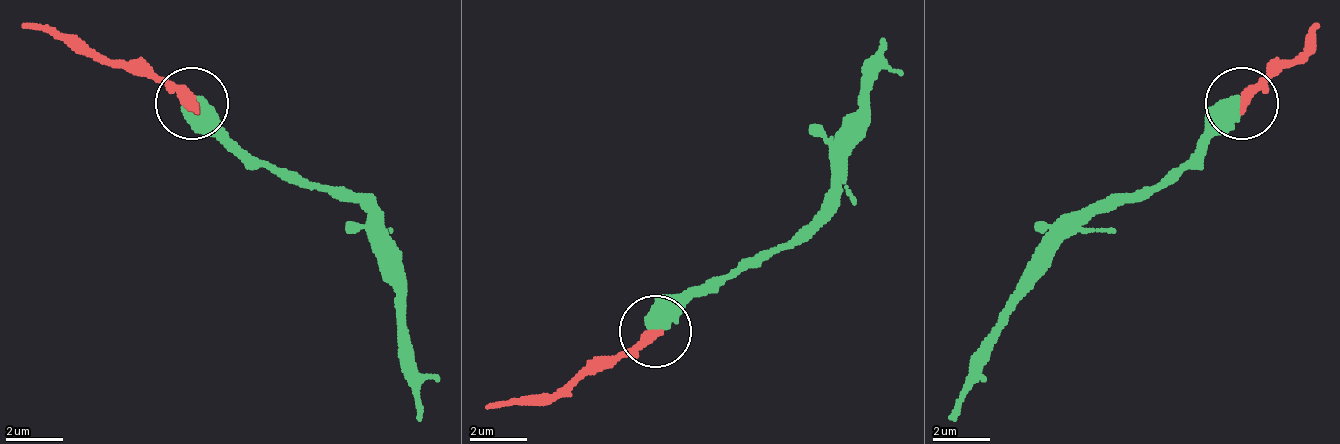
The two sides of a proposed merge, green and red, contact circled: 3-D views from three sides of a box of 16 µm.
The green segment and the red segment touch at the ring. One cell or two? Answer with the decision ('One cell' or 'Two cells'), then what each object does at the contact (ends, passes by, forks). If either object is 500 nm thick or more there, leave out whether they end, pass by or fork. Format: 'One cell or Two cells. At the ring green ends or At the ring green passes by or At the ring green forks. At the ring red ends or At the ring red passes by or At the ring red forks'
One cell

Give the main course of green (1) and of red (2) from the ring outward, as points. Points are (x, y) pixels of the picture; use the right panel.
1: (1240, 101), (1189, 159), (1160, 181), (1088, 217), (1016, 304), (950, 419)
2: (1240, 101), (1305, 44), (1319, 22)

